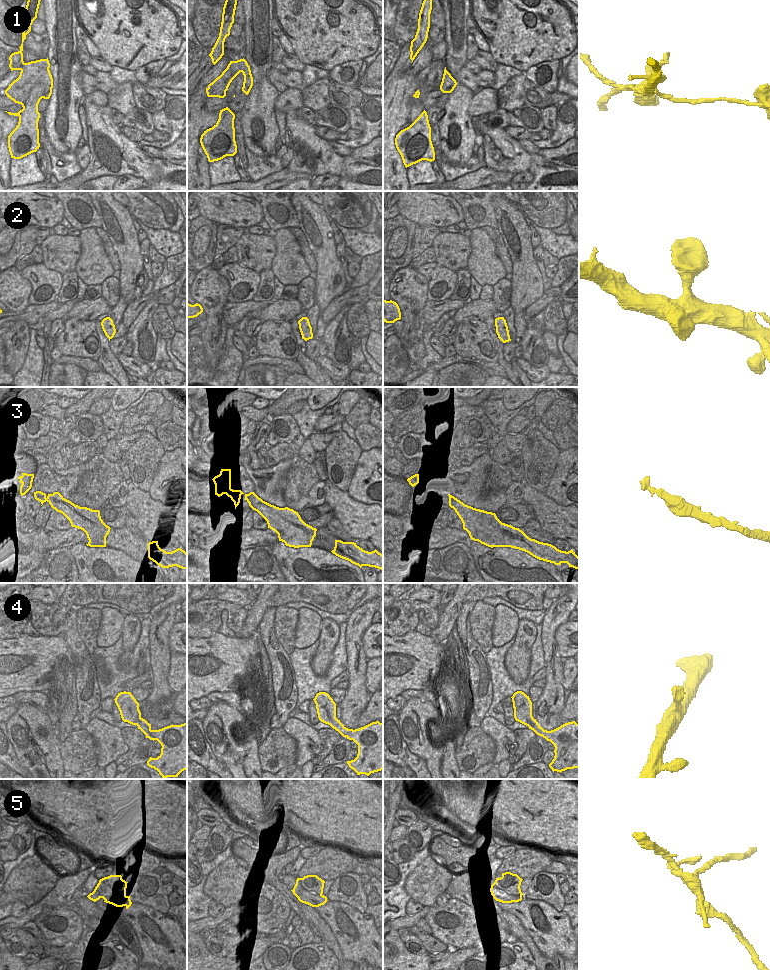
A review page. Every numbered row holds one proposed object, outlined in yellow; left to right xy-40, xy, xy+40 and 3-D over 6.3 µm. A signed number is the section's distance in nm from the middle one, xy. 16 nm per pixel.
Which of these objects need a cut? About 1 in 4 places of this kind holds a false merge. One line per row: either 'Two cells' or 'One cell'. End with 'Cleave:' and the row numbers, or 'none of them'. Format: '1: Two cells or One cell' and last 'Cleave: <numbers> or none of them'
1: Two cells
2: One cell
3: One cell
4: One cell
5: Two cells
Cleave: 1, 5

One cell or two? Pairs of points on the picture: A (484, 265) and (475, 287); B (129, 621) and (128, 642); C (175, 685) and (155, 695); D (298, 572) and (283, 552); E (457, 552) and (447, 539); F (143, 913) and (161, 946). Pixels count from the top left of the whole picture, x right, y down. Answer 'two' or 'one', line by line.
A: two
B: one
C: two
D: one
E: two
F: one

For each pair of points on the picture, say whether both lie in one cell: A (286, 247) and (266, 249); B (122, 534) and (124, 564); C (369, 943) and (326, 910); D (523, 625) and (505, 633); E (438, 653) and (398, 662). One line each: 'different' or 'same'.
A: different
B: different
C: same
D: different
E: same

